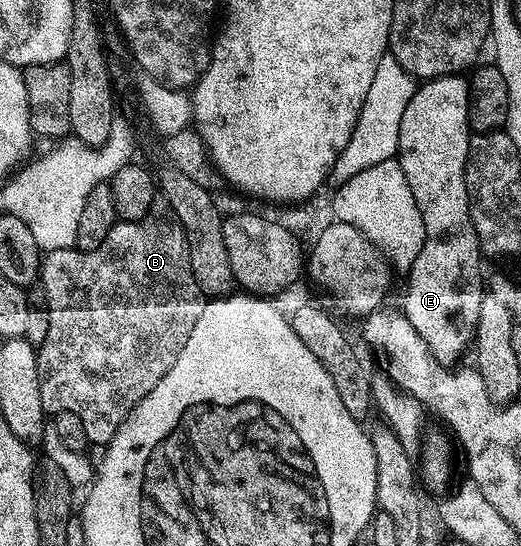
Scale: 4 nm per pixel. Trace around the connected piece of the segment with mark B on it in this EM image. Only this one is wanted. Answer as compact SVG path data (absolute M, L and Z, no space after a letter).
M150 212L147 217L138 222L123 222L118 220L107 232L107 240L99 244L99 248L94 250L78 250L70 248L67 250L50 250L41 259L41 273L39 275L39 286L45 289L45 306L49 309L49 327L45 330L45 339L39 343L37 353L39 384L42 390L42 408L46 415L52 416L59 412L75 412L79 420L83 420L83 429L87 432L87 440L94 447L104 447L115 436L115 432L125 423L130 412L135 409L141 401L171 372L175 360L179 360L179 352L183 352L183 344L187 344L187 339L191 336L191 331L195 329L195 323L199 321L199 316L203 316L207 298L202 294L195 276L191 272L191 260L189 259L189 249L185 239L185 230L177 223L176 218Z

